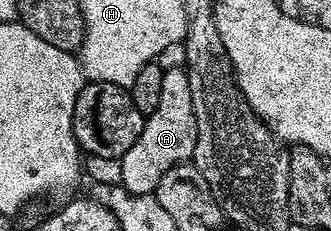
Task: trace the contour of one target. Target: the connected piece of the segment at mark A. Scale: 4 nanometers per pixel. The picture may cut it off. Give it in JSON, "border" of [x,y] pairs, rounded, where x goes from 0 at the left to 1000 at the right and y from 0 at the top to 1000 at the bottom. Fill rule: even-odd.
{"border":[[[502,303],[492,333],[492,385],[480,403],[480,472],[441,511],[432,576],[378,671],[363,675],[366,788],[393,844],[462,844],[474,823],[480,784],[498,749],[544,706],[580,693],[595,623],[595,528],[589,524],[589,455],[577,455],[577,351],[556,303]]]}

